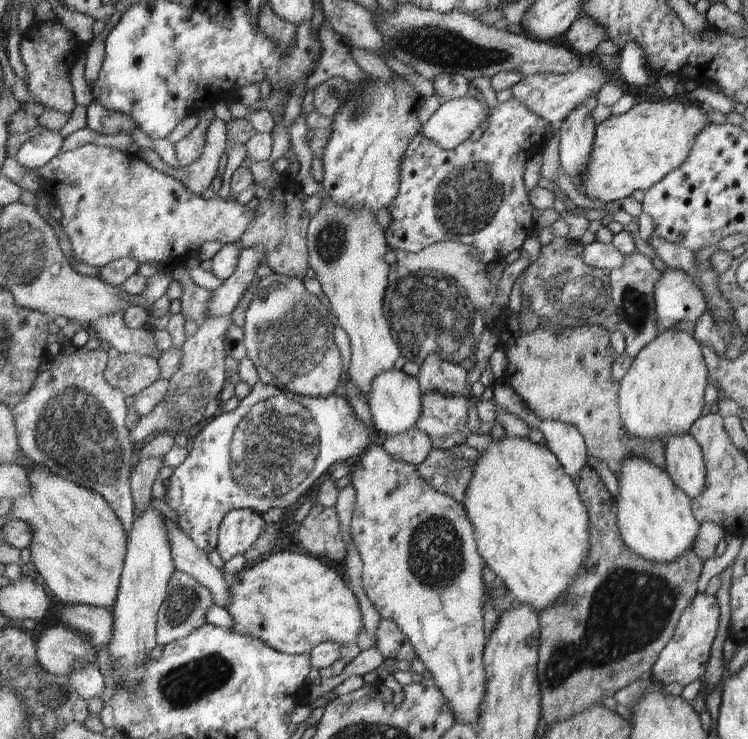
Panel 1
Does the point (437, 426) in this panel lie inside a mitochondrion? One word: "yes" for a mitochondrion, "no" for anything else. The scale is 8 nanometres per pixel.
no

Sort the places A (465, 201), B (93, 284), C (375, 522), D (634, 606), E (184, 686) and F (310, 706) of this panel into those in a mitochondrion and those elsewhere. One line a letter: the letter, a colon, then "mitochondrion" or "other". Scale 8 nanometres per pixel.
A: mitochondrion
B: other
C: other
D: mitochondrion
E: mitochondrion
F: other

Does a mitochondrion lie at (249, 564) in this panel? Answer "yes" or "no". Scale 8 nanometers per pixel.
no

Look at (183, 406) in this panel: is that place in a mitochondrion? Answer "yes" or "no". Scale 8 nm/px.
yes

